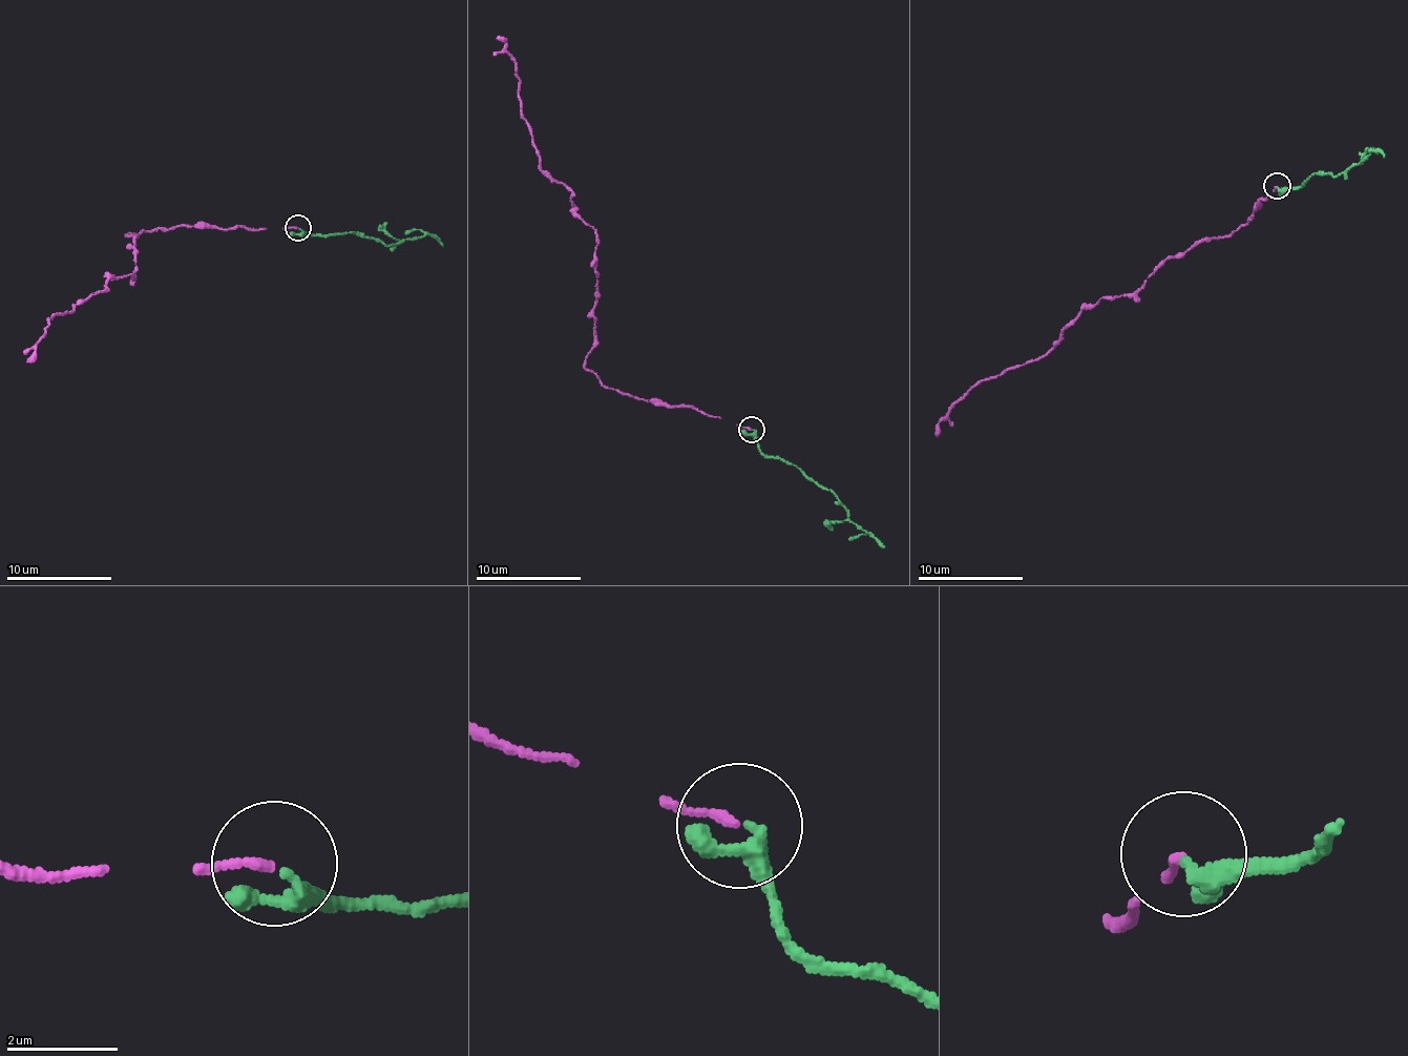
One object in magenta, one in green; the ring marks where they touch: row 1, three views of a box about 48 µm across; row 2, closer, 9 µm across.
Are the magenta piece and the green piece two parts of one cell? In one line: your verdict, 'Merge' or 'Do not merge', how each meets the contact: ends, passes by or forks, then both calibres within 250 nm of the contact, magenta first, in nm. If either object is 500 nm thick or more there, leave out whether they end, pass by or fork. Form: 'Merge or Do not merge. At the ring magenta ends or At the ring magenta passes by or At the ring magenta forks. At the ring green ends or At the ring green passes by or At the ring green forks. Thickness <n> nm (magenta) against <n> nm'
Merge. At the ring magenta ends. At the ring green passes by. Thickness 160 nm (magenta) against 200 nm

